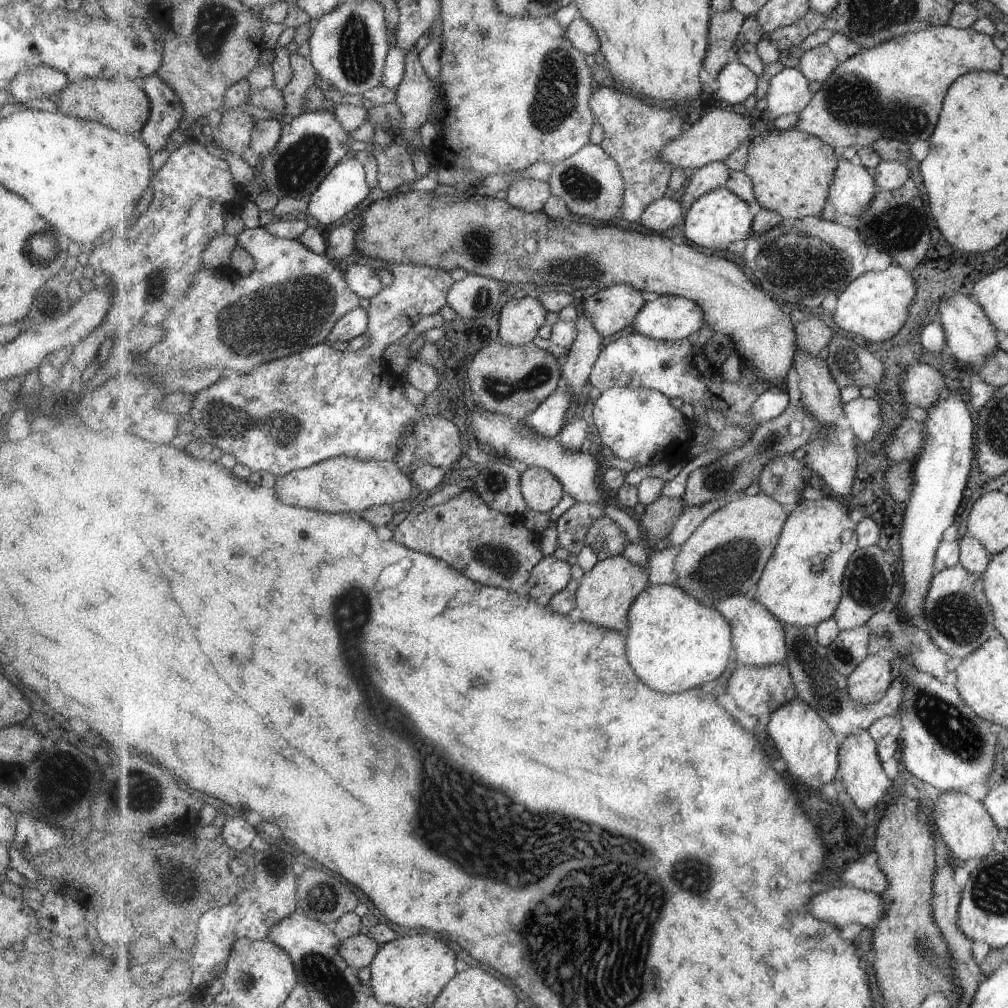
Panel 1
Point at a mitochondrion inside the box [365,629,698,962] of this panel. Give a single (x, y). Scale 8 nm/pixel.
(577, 833)

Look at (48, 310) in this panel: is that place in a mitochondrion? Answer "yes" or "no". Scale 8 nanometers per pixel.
no

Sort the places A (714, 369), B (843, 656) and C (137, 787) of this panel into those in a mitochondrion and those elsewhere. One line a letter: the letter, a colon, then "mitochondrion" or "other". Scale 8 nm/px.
A: other
B: mitochondrion
C: mitochondrion

